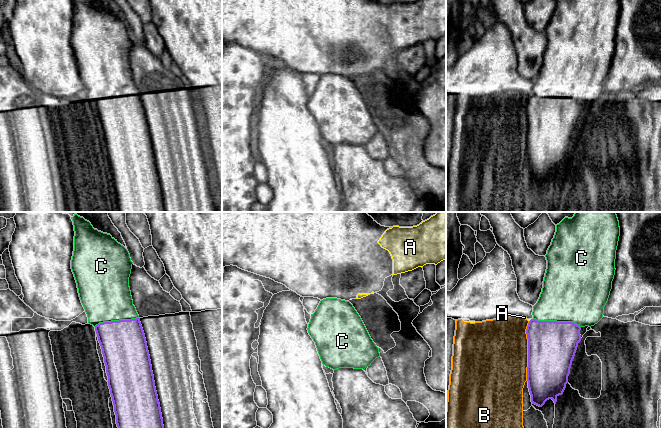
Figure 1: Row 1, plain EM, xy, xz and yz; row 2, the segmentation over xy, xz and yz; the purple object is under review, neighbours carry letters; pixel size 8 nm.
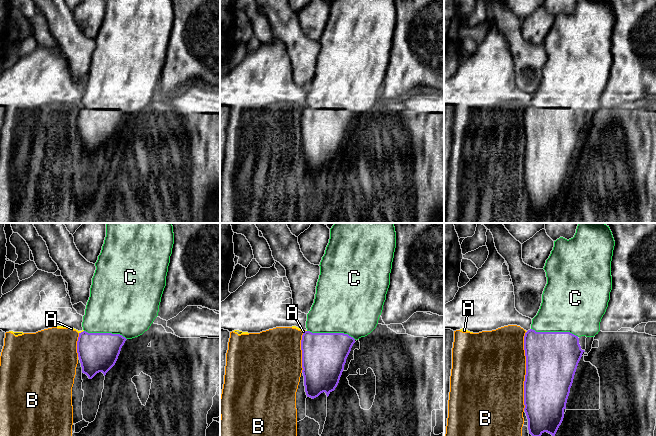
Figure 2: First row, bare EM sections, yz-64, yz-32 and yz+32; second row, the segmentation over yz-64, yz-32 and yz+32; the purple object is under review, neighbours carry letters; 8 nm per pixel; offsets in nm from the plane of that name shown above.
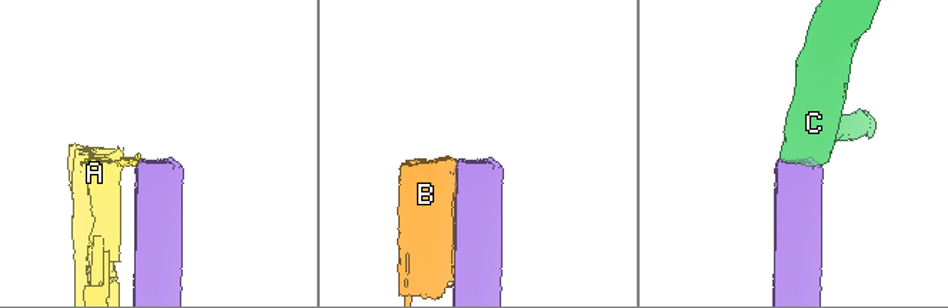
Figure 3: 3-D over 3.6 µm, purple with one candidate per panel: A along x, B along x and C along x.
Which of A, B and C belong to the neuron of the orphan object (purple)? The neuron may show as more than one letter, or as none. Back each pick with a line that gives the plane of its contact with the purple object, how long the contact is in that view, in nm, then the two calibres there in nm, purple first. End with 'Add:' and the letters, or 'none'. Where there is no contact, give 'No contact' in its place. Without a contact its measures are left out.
C: Touches purple in yz. Shared border 400 nm. Thickness 380 nm (purple) against 440 nm
Add: C

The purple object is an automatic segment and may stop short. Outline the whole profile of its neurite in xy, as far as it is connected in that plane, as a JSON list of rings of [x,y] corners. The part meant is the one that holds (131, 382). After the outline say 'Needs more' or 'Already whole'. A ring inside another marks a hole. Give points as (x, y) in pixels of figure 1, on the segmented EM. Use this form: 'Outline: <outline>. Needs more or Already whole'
Outline: [[[74,214],[71,219],[75,231],[71,269],[88,323],[95,327],[102,349],[117,427],[164,428],[147,342],[129,287],[130,254],[83,217]]]. Needs more

